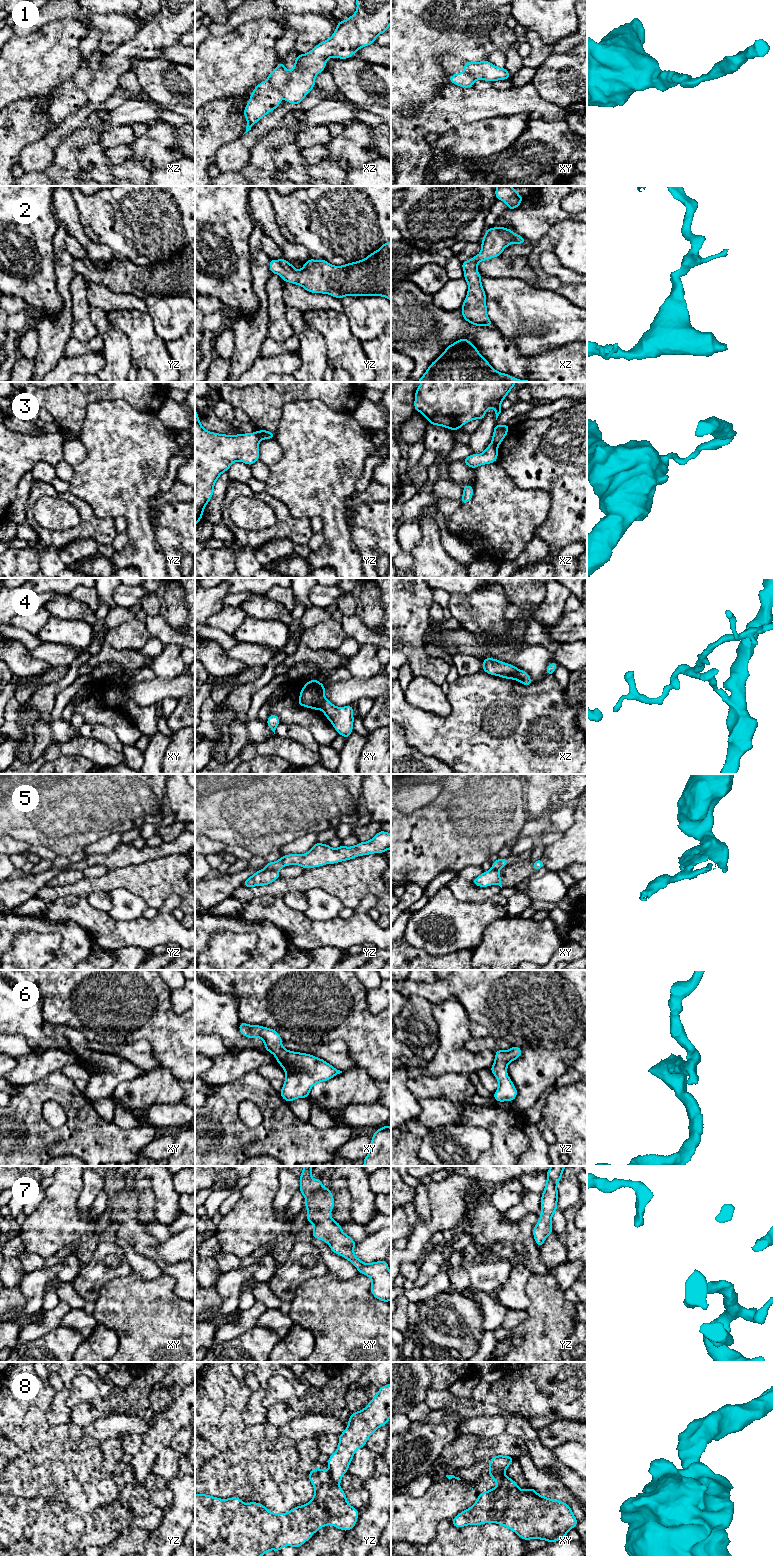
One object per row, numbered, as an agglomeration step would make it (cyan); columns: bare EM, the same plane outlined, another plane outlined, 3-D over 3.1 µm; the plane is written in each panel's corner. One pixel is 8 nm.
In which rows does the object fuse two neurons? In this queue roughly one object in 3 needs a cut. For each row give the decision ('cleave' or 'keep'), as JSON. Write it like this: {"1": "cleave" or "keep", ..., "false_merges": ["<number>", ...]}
{"1": "cleave", "2": "keep", "3": "cleave", "4": "cleave", "5": "cleave", "6": "keep", "7": "keep", "8": "cleave", "false_merges": ["1", "3", "4", "5", "8"]}

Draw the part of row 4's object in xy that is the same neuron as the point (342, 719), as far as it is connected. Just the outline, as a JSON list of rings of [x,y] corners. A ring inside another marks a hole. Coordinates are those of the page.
[[[325,698],[320,709],[337,733],[347,739],[353,731],[353,706],[337,707]]]

